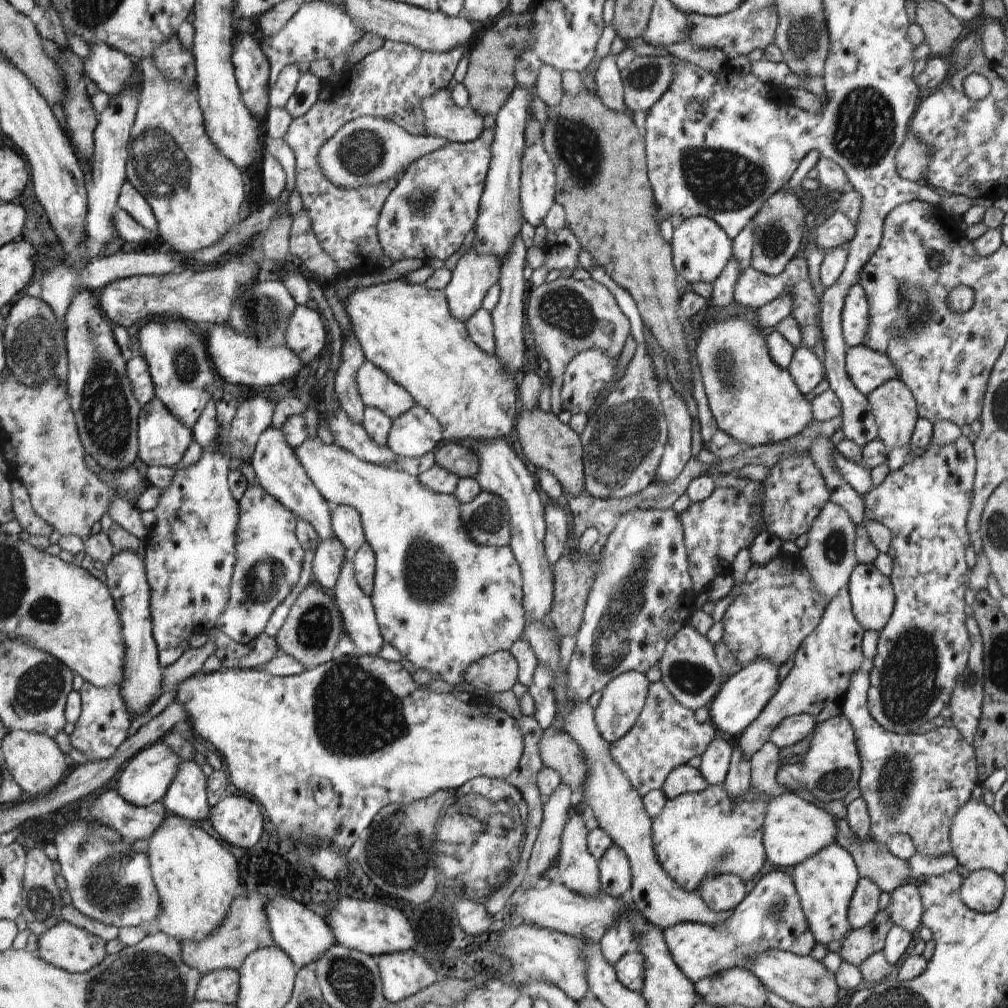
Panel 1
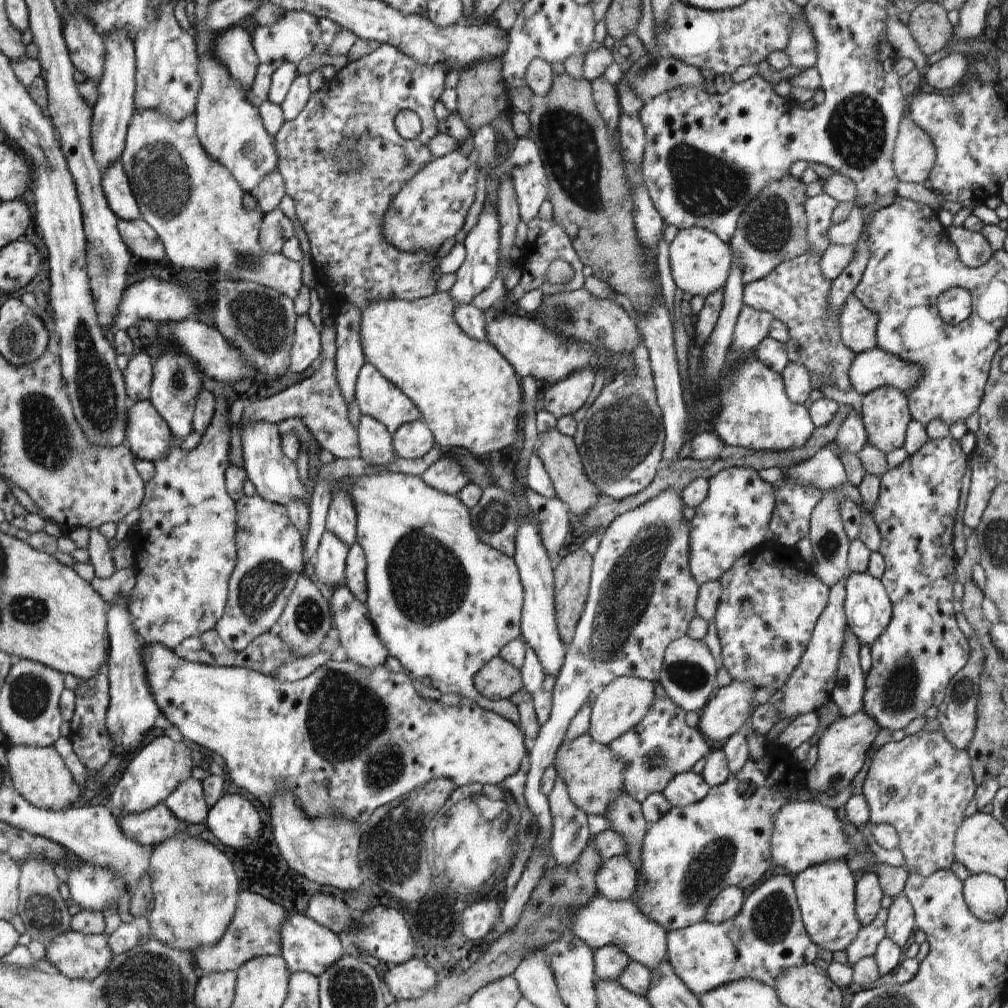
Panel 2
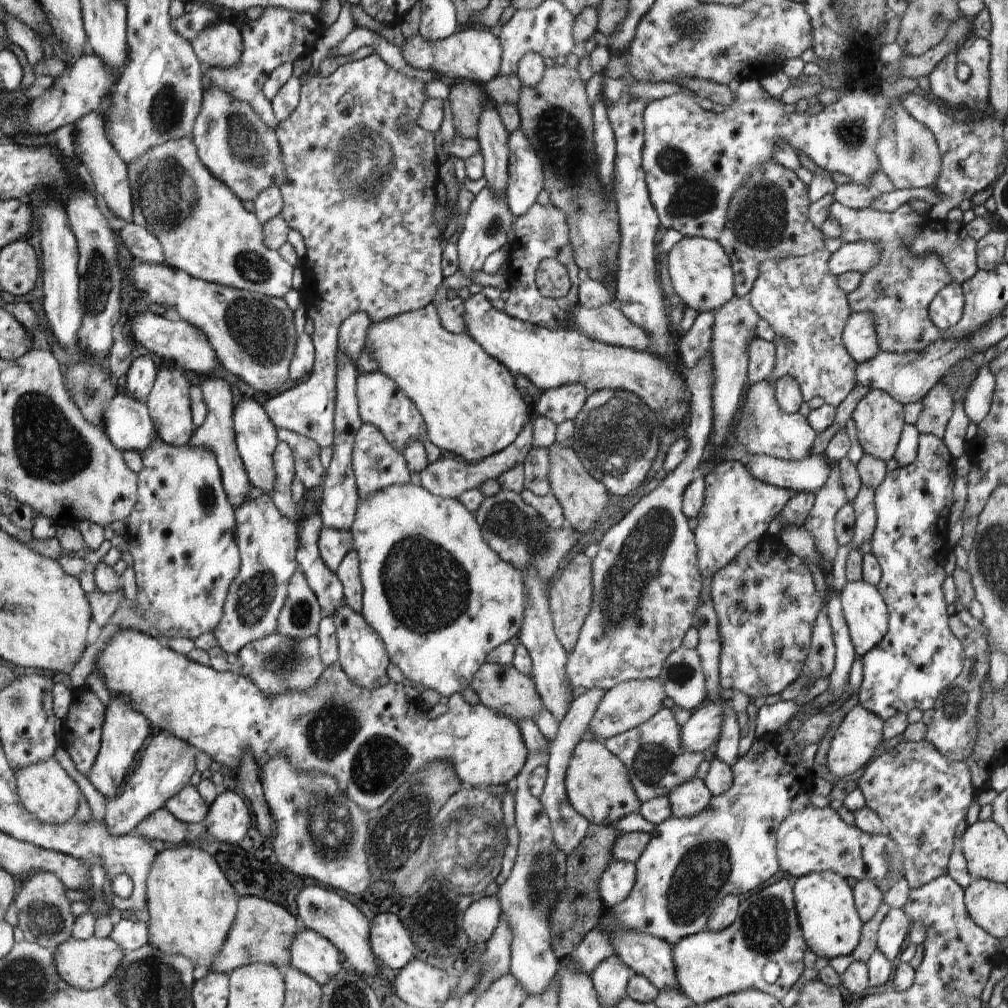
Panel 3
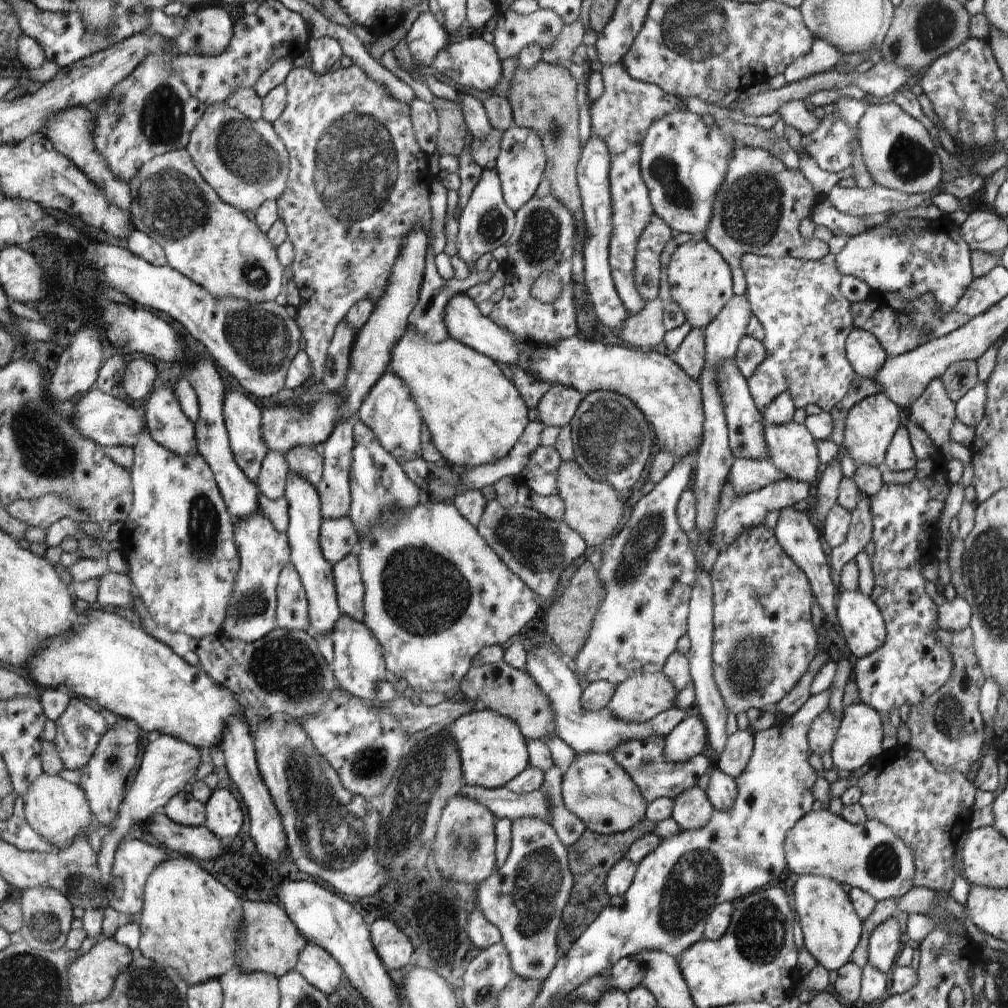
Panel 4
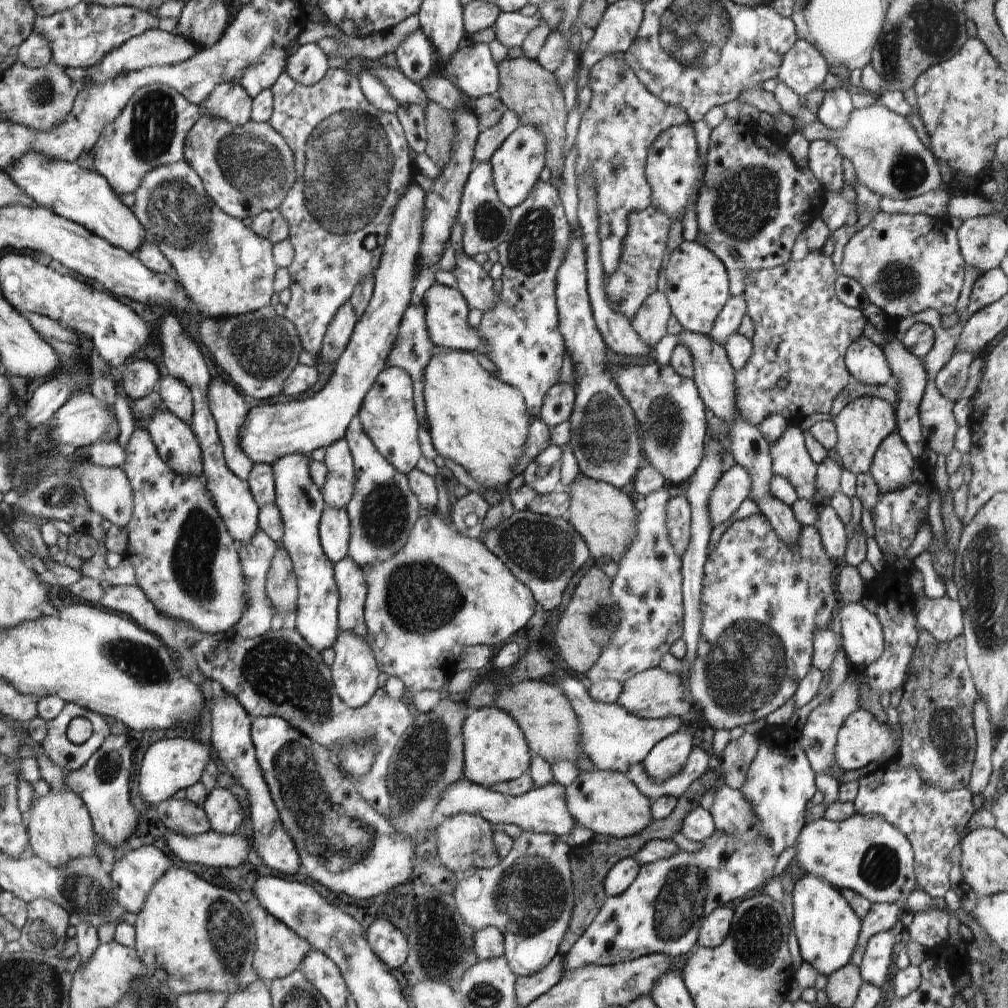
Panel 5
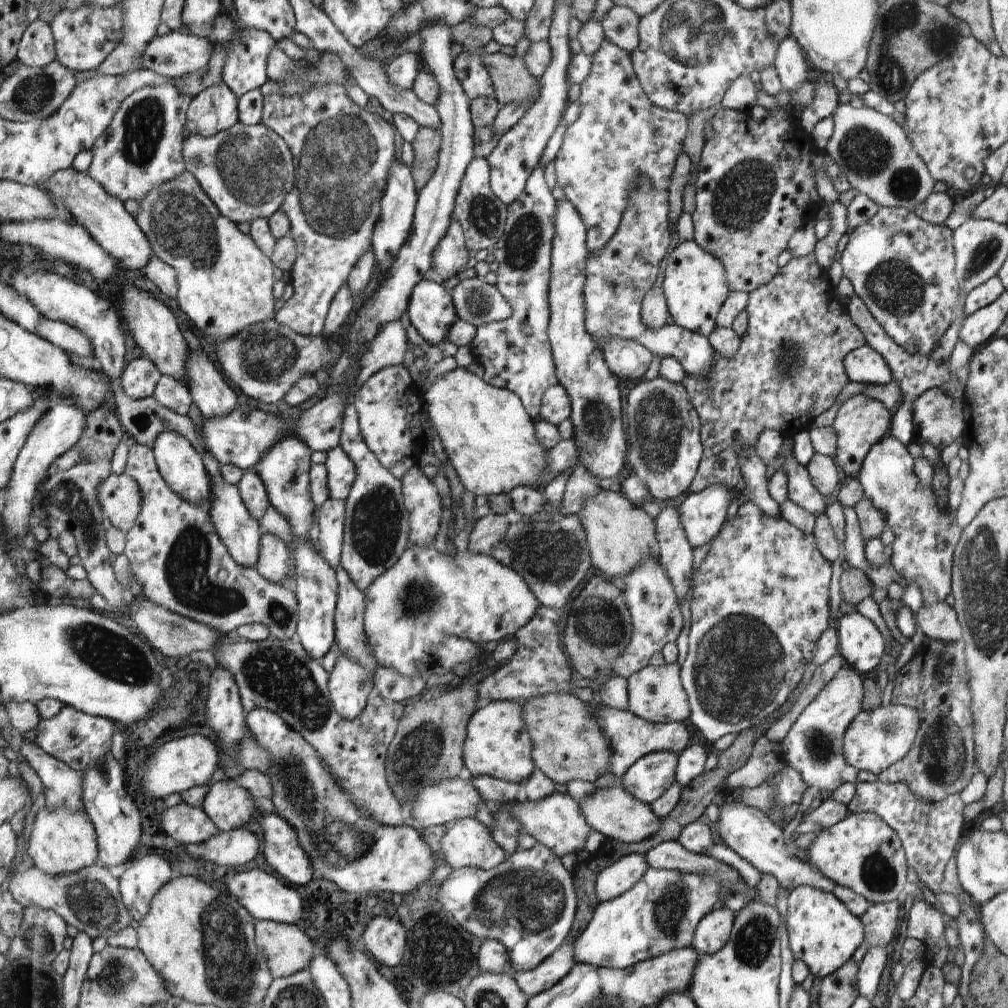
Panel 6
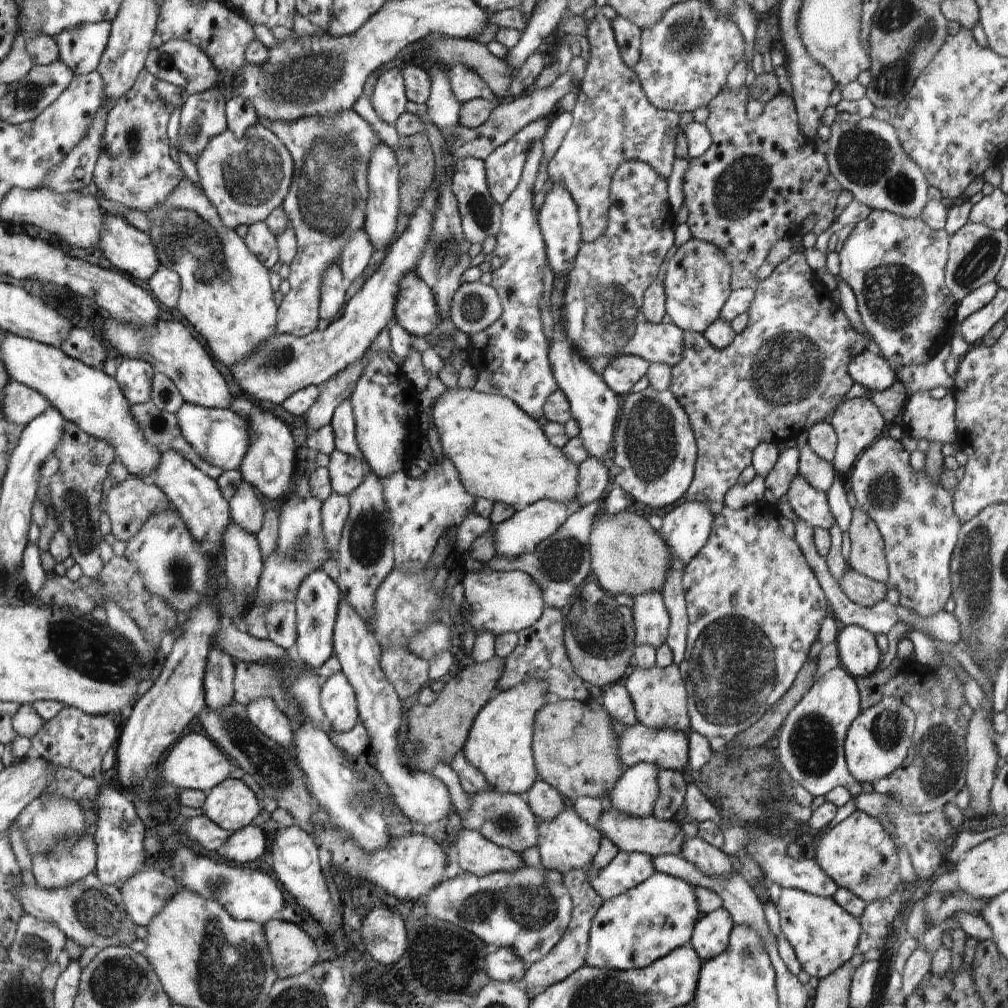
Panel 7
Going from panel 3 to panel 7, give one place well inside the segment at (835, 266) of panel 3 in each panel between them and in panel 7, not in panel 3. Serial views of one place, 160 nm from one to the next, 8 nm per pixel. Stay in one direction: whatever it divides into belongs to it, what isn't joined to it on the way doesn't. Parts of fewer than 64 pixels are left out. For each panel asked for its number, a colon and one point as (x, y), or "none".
4: (910, 256)
5: (907, 263)
6: (901, 266)
7: (895, 266)

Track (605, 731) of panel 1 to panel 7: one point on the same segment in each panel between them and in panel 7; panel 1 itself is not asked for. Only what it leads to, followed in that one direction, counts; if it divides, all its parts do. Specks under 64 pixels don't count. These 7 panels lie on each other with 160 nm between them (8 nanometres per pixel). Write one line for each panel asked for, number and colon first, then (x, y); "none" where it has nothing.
2: (622, 704)
3: (627, 705)
4: (639, 698)
5: (653, 694)
6: (656, 694)
7: (659, 696)

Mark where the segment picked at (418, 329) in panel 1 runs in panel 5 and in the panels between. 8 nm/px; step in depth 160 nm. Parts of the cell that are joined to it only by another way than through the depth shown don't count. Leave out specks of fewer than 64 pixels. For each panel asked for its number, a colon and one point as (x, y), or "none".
2: (468, 393)
3: (467, 398)
4: (475, 416)
5: (480, 422)

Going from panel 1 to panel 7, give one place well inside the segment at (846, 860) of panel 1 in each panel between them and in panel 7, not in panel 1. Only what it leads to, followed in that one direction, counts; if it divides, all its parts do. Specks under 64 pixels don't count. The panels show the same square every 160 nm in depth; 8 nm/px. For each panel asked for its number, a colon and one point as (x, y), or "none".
2: (825, 892)
3: (827, 914)
4: (831, 928)
5: (827, 929)
6: (822, 932)
7: (824, 936)

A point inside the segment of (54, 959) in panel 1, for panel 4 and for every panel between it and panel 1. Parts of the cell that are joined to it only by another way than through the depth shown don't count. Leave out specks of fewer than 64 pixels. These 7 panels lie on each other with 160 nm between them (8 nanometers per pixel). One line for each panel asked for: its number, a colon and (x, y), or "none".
2: (76, 955)
3: (88, 964)
4: (92, 976)

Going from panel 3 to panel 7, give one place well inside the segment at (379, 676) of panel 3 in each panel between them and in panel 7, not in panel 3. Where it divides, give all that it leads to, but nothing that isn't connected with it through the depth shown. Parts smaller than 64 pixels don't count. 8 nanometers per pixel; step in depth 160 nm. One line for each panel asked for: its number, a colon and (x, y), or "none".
4: (359, 666)
5: (355, 670)
6: (350, 684)
7: (338, 698)

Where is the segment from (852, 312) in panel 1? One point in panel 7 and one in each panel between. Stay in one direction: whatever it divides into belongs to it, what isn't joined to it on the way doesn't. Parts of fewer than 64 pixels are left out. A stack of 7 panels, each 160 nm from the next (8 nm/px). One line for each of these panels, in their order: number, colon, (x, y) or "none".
2: (858, 324)
3: (859, 336)
4: (865, 354)
5: (865, 361)
6: (863, 365)
7: (872, 371)

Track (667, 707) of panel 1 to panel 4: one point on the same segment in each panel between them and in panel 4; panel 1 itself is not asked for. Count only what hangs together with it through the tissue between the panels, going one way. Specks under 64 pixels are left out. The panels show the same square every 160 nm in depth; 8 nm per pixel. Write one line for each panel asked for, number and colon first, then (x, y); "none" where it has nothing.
2: (662, 745)
3: (653, 754)
4: (644, 761)

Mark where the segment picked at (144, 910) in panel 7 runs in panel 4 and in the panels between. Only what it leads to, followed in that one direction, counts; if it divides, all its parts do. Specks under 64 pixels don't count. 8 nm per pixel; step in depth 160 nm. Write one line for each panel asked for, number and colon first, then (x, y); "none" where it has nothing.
4: (136, 861)
5: (134, 875)
6: (142, 879)

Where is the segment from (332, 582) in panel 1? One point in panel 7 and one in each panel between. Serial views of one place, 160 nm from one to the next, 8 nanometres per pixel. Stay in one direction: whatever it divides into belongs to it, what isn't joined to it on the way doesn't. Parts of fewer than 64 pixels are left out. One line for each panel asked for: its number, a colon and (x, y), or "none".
2: (328, 566)
3: (335, 545)
4: (339, 537)
5: (334, 527)
6: (331, 515)
7: (335, 512)

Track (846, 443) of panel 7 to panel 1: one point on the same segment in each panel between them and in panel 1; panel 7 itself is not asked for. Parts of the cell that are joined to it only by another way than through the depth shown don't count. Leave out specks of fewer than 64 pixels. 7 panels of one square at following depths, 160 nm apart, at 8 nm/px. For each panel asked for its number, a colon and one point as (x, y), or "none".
1: (894, 408)
2: (885, 412)
3: (879, 419)
4: (870, 425)
5: (862, 425)
6: (861, 422)

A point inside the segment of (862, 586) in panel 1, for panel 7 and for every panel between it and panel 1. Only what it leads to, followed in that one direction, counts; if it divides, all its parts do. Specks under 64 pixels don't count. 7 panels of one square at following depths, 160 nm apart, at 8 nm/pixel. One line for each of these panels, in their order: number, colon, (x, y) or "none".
2: (868, 611)
3: (864, 609)
4: (860, 622)
5: (862, 638)
6: (860, 643)
7: (860, 656)

